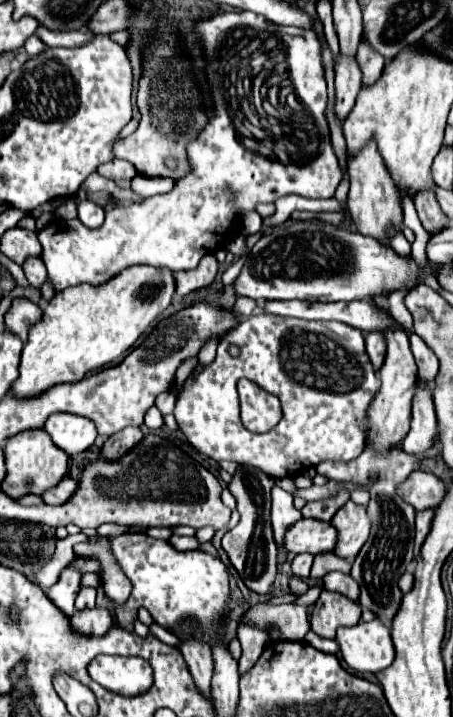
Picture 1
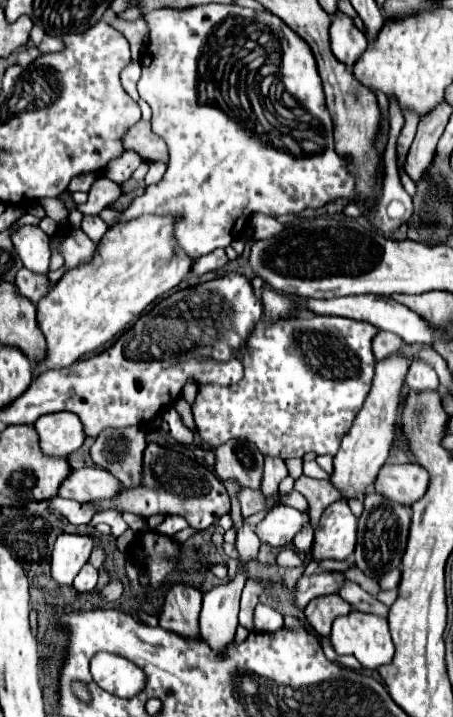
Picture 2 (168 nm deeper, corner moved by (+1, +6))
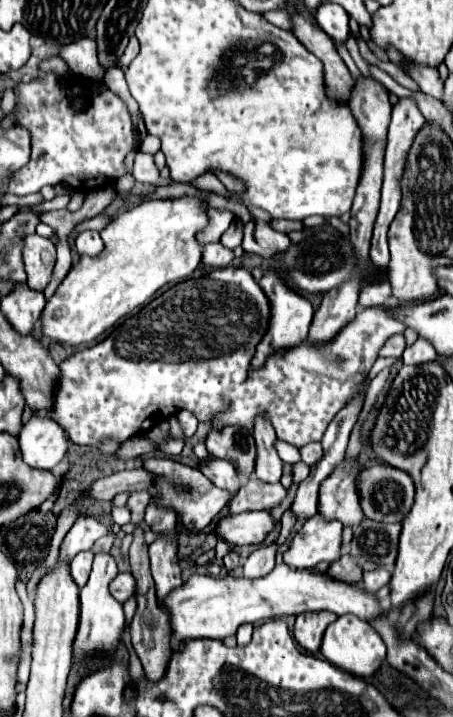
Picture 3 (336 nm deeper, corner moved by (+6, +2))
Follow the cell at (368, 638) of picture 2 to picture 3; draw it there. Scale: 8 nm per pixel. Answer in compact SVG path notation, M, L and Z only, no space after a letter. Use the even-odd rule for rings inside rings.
M342 615L326 629L320 653L324 655L326 661L330 661L342 671L348 671L356 677L370 677L384 663L386 645L368 621L362 621L356 615Z

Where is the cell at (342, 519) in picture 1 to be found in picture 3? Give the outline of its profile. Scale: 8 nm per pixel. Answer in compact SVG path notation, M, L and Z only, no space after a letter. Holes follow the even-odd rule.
M322 515L306 519L282 553L284 563L296 569L310 569L320 561L336 561L342 545L342 523L326 521Z

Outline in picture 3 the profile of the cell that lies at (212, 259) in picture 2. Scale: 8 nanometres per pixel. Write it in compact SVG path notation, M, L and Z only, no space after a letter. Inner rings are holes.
M208 243L204 247L202 261L204 265L210 265L210 267L228 267L234 261L234 253L226 249L222 243Z

